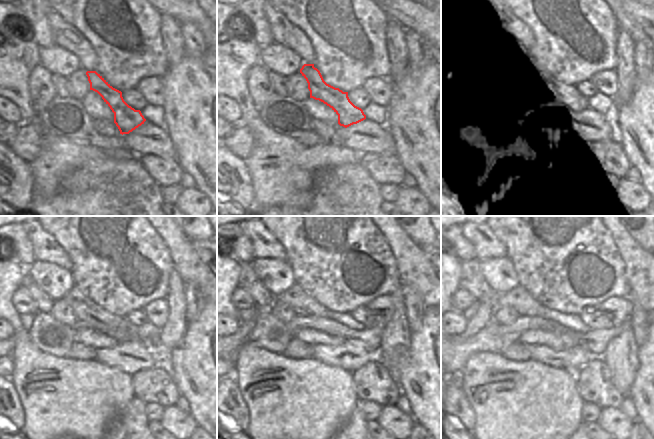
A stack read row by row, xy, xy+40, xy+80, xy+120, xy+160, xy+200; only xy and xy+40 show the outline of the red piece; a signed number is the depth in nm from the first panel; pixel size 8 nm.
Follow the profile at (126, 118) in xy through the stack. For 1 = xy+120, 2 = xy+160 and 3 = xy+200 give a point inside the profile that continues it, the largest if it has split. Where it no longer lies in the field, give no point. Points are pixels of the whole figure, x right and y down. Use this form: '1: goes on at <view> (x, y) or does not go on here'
1: goes on at xy+120 (86, 310)
2: goes on at xy+160 (303, 304)
3: goes on at xy+200 (517, 298)

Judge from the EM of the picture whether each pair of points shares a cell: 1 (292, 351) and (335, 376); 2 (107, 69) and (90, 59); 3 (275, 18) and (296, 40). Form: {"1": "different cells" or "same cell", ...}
{"1": "different cells", "2": "different cells", "3": "same cell"}

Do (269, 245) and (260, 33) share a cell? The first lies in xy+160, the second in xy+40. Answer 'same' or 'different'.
different

